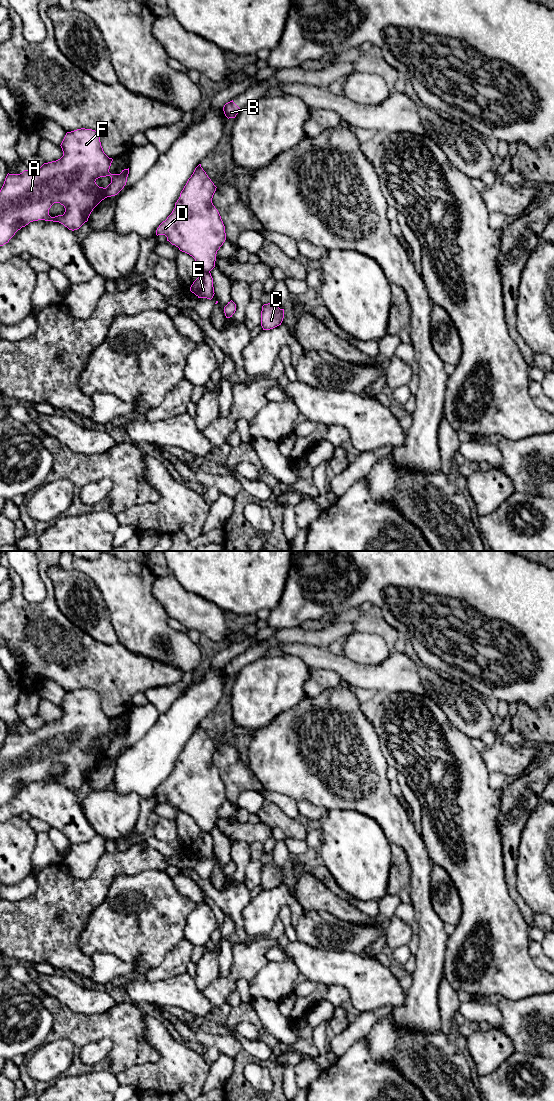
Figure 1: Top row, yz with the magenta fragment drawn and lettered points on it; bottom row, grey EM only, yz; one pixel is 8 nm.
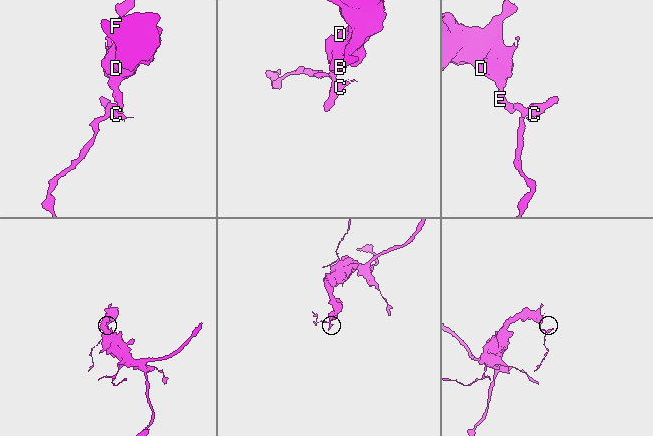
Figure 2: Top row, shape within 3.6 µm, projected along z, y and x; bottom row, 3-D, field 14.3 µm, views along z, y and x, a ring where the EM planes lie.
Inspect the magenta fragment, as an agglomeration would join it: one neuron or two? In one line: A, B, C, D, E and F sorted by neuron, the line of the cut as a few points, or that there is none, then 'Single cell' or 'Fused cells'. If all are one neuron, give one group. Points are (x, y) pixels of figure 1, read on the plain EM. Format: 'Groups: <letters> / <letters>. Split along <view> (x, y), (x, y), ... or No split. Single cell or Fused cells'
Groups: A B D F / C E. Split along yz (201, 830), (209, 832). Fused cells

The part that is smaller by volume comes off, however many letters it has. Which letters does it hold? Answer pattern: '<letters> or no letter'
C, E

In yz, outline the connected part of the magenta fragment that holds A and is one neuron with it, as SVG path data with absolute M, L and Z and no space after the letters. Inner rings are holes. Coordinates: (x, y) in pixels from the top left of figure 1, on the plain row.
M81 688L67 692L60 706L63 711L60 719L44 723L36 730L7 734L0 750L0 806L33 781L59 782L69 790L77 790L88 781L91 772L102 760L117 755L126 745L129 728L120 734L109 732L113 719L104 713L100 696L95 690ZM106 736L111 737L111 743L106 748L99 747L95 741ZM54 763L64 766L63 775L49 775Z

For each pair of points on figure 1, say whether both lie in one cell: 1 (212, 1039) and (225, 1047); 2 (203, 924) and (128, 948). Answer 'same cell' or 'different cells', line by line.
1: same cell
2: different cells

